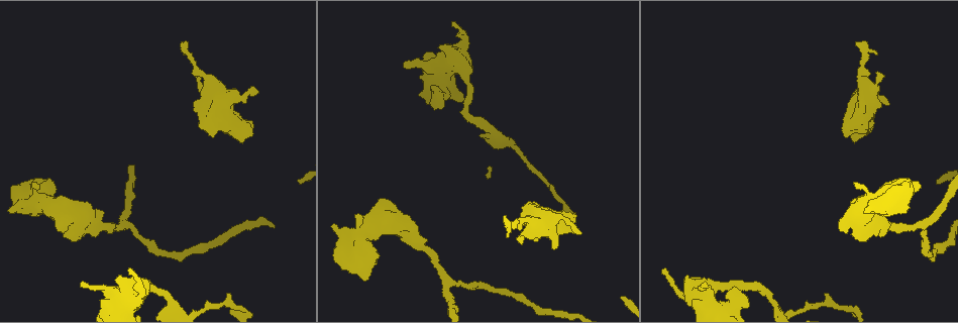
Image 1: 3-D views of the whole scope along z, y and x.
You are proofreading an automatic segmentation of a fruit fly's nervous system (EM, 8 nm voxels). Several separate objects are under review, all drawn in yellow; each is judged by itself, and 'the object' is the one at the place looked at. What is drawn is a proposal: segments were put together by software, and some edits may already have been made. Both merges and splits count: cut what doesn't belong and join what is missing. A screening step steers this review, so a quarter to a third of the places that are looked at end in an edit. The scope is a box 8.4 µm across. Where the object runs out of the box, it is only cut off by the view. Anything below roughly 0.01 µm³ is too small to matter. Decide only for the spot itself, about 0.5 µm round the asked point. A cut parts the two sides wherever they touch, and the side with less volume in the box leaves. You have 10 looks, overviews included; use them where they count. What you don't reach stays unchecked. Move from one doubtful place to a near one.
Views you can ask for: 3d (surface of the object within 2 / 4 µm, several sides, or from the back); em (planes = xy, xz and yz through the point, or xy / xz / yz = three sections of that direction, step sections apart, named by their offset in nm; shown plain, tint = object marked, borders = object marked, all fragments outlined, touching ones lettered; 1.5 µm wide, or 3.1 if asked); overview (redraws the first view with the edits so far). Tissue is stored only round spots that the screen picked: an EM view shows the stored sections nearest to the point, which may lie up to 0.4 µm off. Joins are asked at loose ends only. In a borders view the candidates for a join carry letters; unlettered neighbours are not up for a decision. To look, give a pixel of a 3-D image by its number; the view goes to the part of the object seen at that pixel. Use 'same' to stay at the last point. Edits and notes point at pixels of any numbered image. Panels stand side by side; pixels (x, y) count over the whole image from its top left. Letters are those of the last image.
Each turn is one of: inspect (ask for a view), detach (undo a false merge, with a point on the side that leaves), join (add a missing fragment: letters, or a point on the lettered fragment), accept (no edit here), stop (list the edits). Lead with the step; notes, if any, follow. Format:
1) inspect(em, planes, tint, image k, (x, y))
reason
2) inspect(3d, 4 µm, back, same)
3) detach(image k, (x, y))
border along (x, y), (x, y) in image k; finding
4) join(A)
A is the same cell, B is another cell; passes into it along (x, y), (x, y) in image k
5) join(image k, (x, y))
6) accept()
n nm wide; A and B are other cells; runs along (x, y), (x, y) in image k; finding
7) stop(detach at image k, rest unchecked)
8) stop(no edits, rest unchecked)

inspect(em, xz, step 4, borders, image 1, (333, 224))
thick end

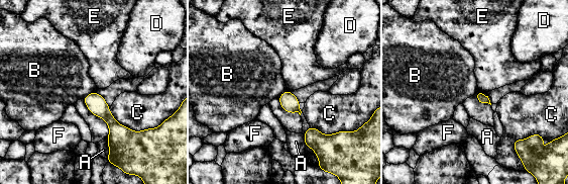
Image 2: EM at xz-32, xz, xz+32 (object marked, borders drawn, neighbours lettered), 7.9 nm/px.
inspect(em, yz, step 4, borders, same)

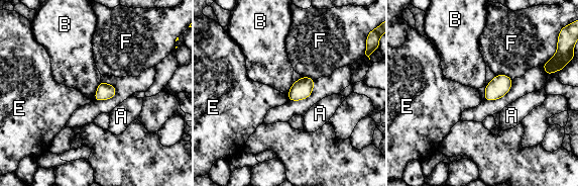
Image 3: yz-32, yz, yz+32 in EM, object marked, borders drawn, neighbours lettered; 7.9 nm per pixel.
accept()
A, B, E and F are other cells; border along (100, 80), (93, 99) in image 3; none of them fits

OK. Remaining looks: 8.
inspect(3d, 4 µm, image 1, (441, 49))
thick end

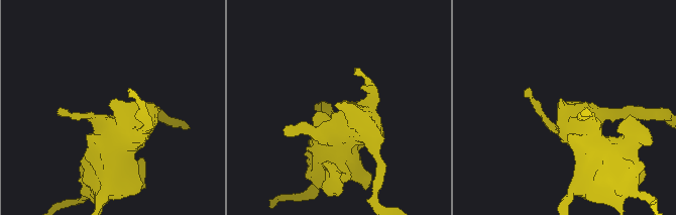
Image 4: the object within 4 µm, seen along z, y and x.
inspect(em, xy, step 4, borders, image 4, (112, 103))
need the tissue

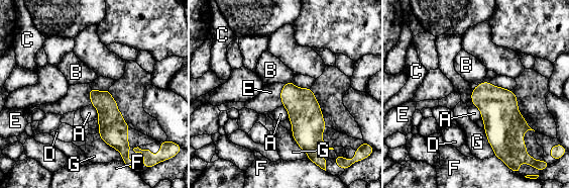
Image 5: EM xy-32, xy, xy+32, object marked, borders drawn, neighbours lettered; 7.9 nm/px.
join(E)
E is the same cell, A, B, C, D, F and G are other cells; passes into it along (305, 113), (279, 95), (268, 99) in image 5; it goes on there

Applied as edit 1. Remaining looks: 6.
inspect(3d, 4 µm, image 1, (579, 234))

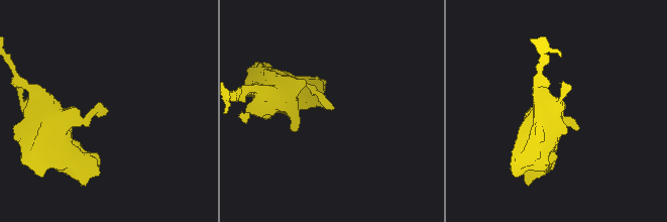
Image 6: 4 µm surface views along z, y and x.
inspect(em, planes, borders, image 6, (331, 109))

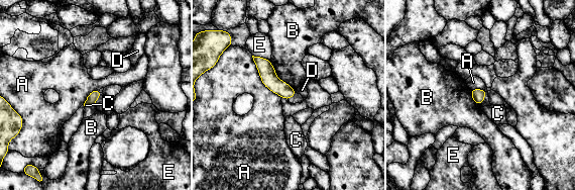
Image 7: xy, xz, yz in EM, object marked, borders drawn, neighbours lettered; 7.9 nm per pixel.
accept()
A touches over 420 nm; A, B, C, D and E are other cells; none of them fits

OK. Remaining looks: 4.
inspect(3d, 4 µm, image 1, (183, 42))
free end

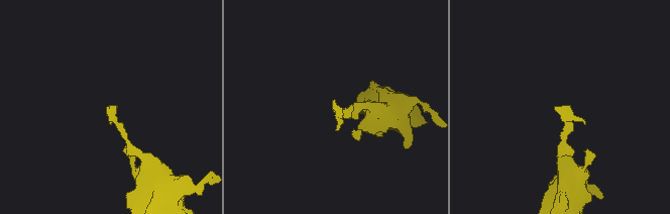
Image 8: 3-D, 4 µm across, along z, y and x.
inspect(em, planes, plain, image 8, (107, 106))
now the EM

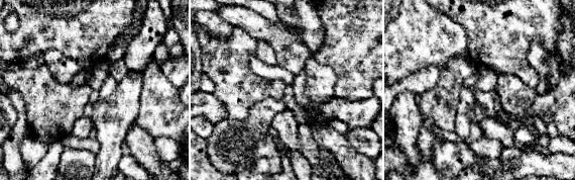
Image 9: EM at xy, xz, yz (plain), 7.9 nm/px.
inspect(em, planes, borders, same)

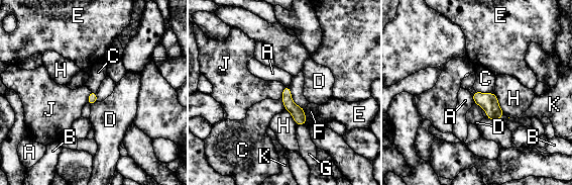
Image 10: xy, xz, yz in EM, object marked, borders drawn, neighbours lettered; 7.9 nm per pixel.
accept()
H touches over 200 nm; A, B, C, D, E, F, G, H, J and K are other cells; border along (475, 90), (493, 93) in image 10; no lettered fragment goes on from it

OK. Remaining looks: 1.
stop(join at image 5, rest unchecked)

